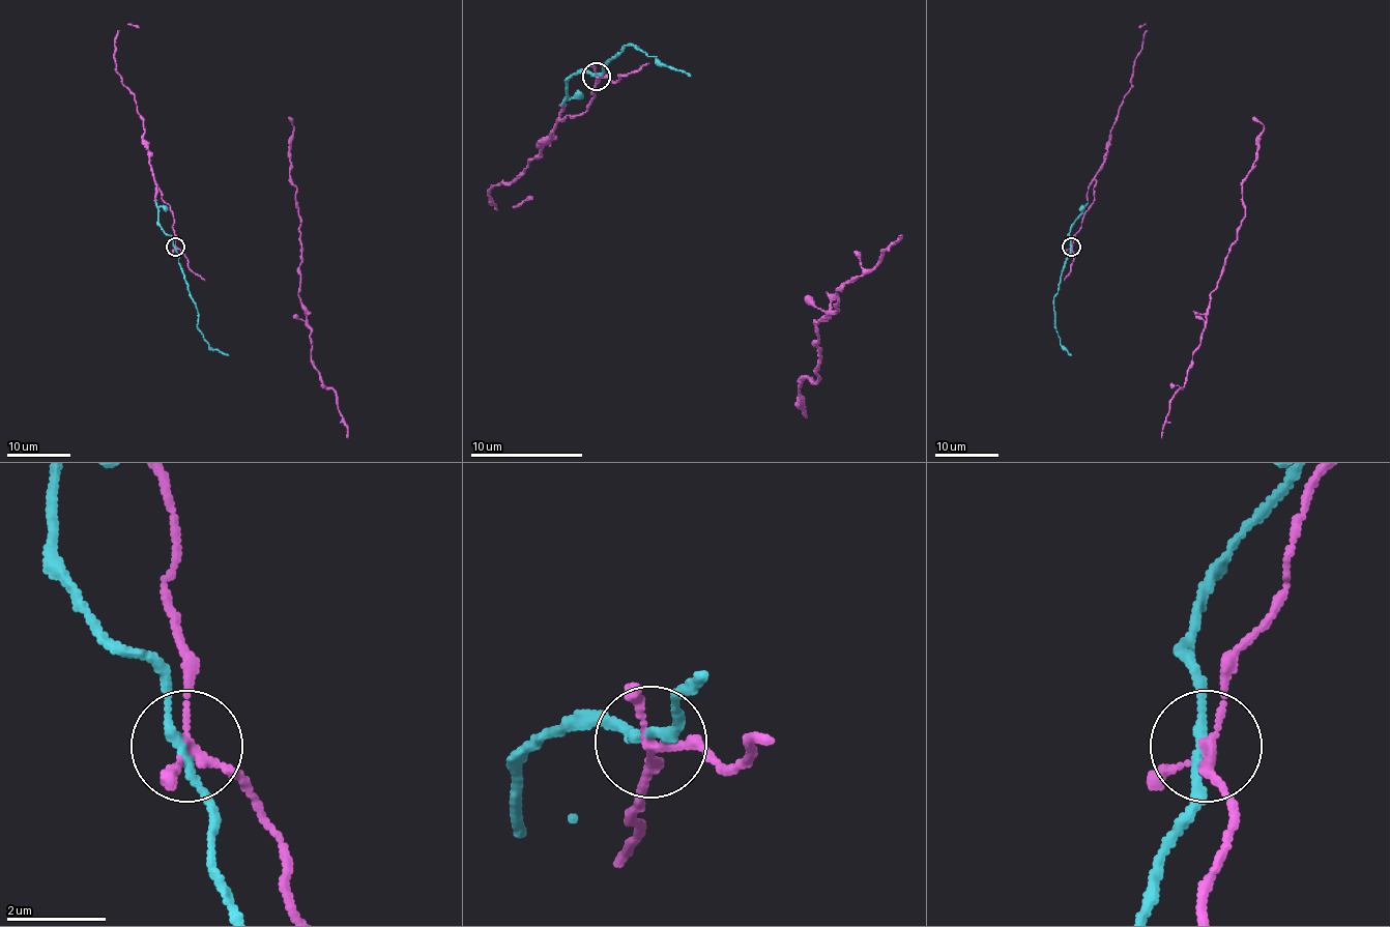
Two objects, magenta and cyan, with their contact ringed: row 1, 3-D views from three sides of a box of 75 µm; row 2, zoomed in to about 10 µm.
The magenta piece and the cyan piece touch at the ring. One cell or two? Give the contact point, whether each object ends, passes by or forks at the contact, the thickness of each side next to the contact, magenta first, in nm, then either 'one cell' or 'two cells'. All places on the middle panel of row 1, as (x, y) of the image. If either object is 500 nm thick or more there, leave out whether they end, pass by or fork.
place (597, 76); magenta forks; cyan passes by; calibres 150 and 170 nm; one cell

